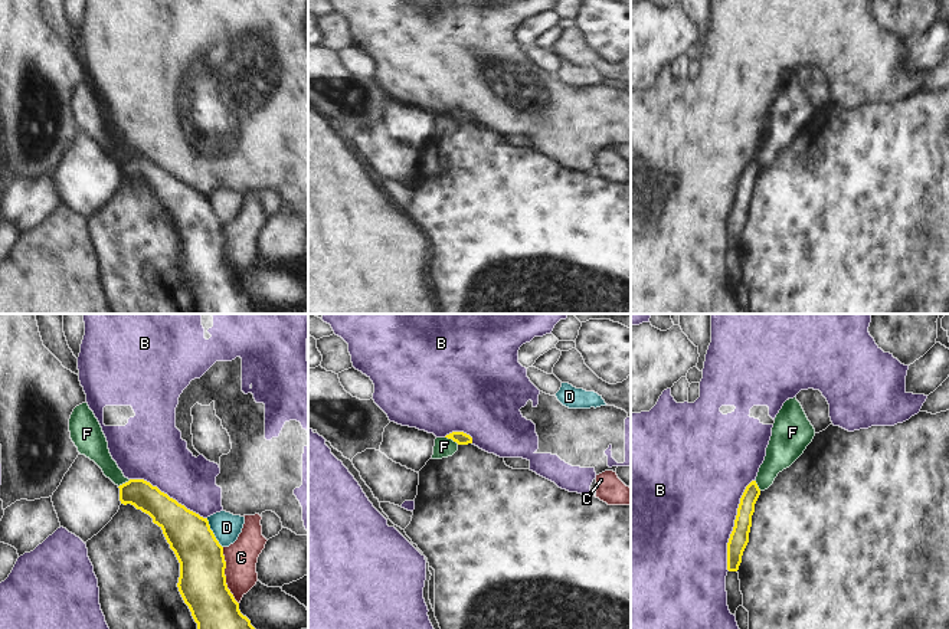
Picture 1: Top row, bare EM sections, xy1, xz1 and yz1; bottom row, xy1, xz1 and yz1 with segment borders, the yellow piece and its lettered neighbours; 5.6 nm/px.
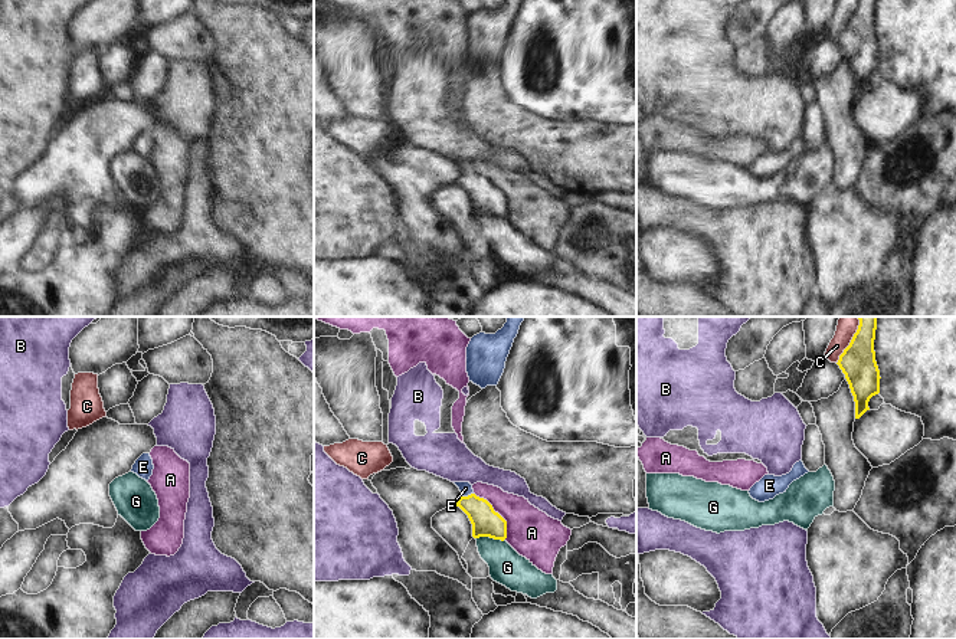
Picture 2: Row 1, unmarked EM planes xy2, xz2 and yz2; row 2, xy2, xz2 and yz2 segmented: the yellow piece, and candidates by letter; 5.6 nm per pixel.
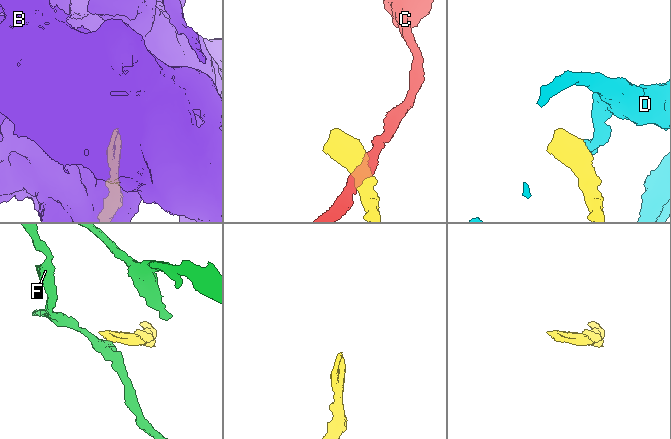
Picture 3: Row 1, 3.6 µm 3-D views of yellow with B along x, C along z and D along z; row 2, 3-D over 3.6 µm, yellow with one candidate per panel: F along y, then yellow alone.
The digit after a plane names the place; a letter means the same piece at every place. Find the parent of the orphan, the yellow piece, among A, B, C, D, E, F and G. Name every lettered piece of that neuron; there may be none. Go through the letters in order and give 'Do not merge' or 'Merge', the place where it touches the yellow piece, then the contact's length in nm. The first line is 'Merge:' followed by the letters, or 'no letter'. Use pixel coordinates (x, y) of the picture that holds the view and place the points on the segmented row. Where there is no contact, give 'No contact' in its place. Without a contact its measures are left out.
Merge: E
A: Do not merge. Touches yellow at xz2 (498, 514). Shared border 320 nm
B: Do not merge. Touches yellow at yz1 (735, 526). Shared border 550 nm
C: Do not merge. Touches yellow at xy1 (225, 576). Shared border 340 nm
D: Do not merge. Touches yellow at xy1 (212, 533). Shared border 190 nm
E: Merge. Touches yellow at xz2 (468, 495). Shared border 80 nm
F: Do not merge. Touches yellow at xz1 (452, 439). Shared border 90 nm
G: Do not merge. Touches yellow at xz2 (490, 537). Shared border 170 nm

